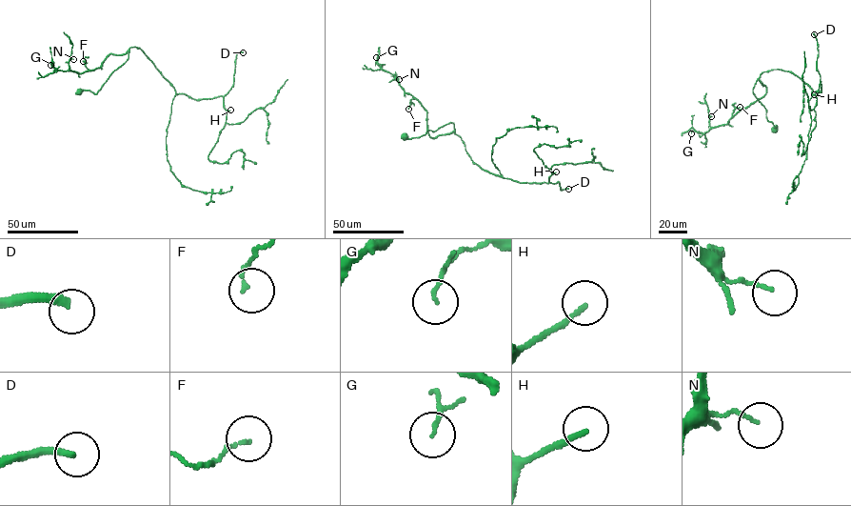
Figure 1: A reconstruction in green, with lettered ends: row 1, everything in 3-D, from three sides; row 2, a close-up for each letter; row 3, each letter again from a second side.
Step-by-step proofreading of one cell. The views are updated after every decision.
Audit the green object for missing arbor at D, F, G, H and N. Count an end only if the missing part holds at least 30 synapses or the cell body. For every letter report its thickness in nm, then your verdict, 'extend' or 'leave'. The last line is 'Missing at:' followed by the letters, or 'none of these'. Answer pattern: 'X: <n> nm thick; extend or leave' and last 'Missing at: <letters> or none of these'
D: 240 nm thick; extend
F: 130 nm thick; leave
G: 90 nm thick; leave
H: 140 nm thick; extend
N: 100 nm thick; leave
Missing at: D, H

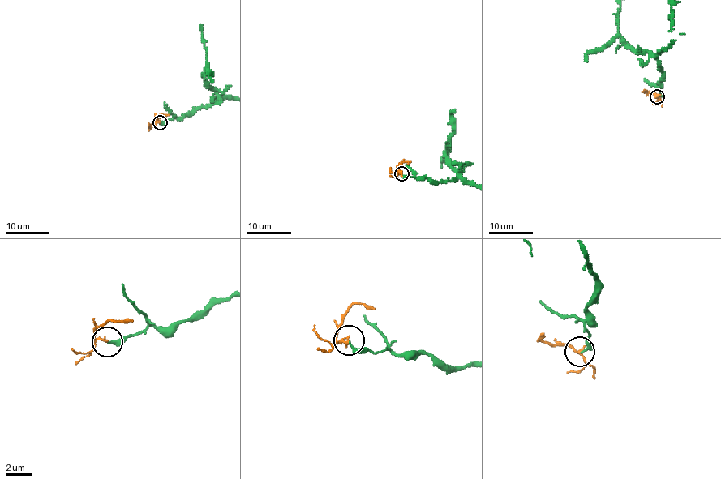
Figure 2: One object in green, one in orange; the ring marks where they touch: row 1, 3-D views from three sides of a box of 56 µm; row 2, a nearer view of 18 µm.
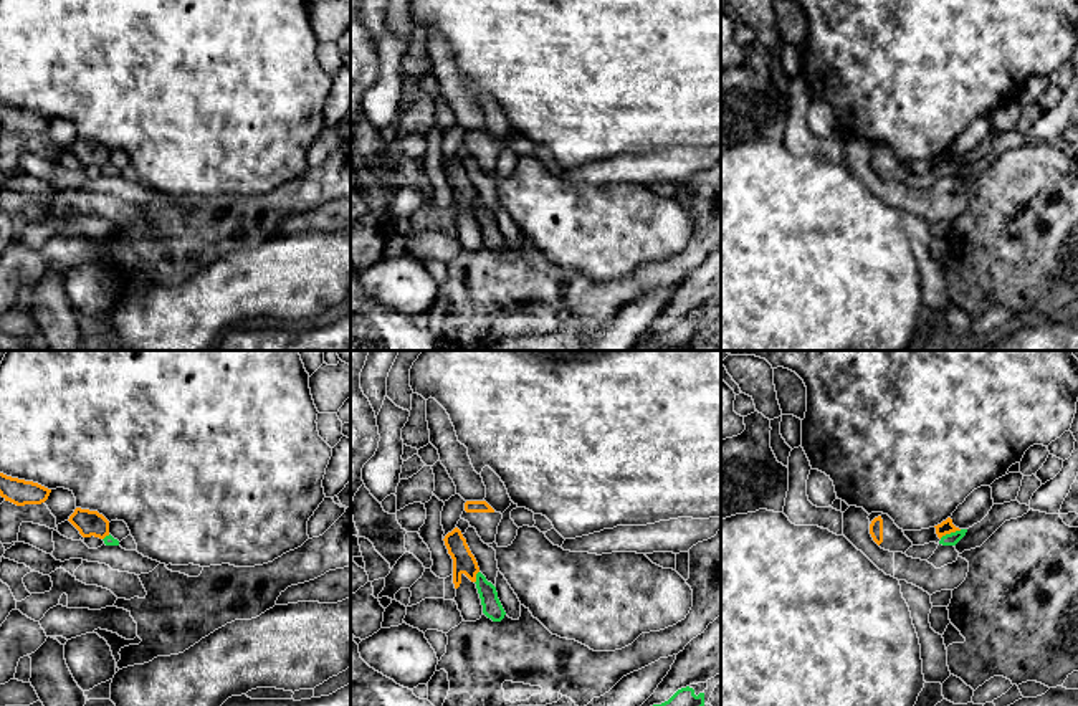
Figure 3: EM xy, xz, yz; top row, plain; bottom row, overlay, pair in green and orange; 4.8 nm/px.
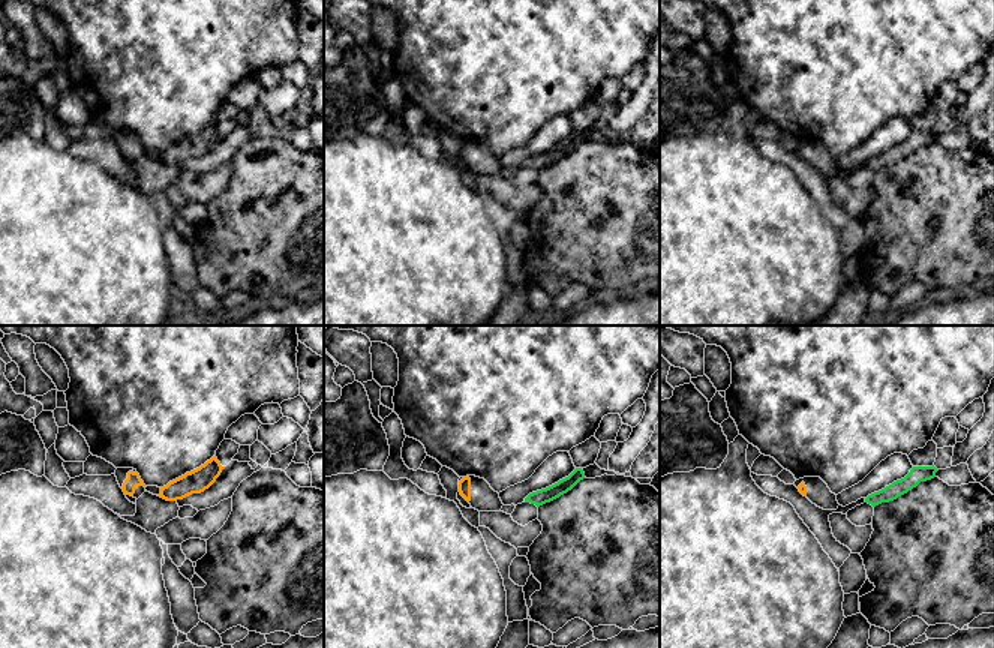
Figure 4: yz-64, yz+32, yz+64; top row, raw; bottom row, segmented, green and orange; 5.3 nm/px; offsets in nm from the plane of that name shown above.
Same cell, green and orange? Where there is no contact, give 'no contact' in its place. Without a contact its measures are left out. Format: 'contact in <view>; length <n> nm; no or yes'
contact in yz; length 120 nm; no

